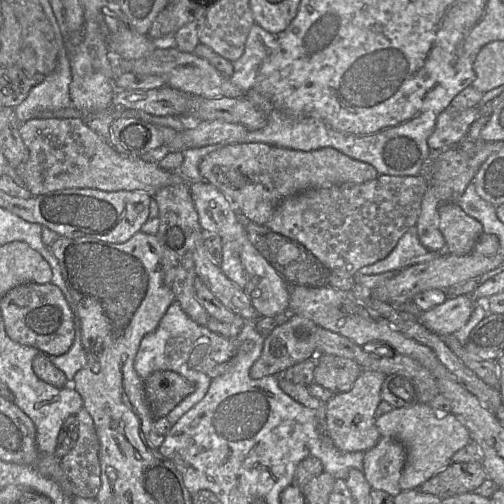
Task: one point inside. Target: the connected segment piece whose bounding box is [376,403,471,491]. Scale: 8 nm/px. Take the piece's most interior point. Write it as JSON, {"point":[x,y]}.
{"point":[430,438]}

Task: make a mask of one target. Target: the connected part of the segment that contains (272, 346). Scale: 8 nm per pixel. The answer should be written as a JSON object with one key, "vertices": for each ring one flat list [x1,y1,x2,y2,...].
{"vertices":[[290,314,289,318,277,325,265,338,260,357,250,368,252,379,260,379,269,375,282,375,291,366,317,355,315,334,318,326,311,320]]}

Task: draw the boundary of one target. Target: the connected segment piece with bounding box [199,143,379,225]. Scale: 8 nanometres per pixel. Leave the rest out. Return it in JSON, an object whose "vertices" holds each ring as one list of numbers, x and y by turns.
{"vertices":[[263,143,226,144,207,154,199,164,199,171,206,182,215,186,226,196,236,211,260,225,265,225,277,206,290,196,313,188,343,183,362,184,379,176,372,165,352,159,334,148,327,147,304,152]]}

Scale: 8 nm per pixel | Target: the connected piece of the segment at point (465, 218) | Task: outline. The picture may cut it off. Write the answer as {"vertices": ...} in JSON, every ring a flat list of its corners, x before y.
{"vertices":[[457,203,439,206,439,229,445,239,445,252,456,256,472,253,484,234,482,224,466,214]]}

